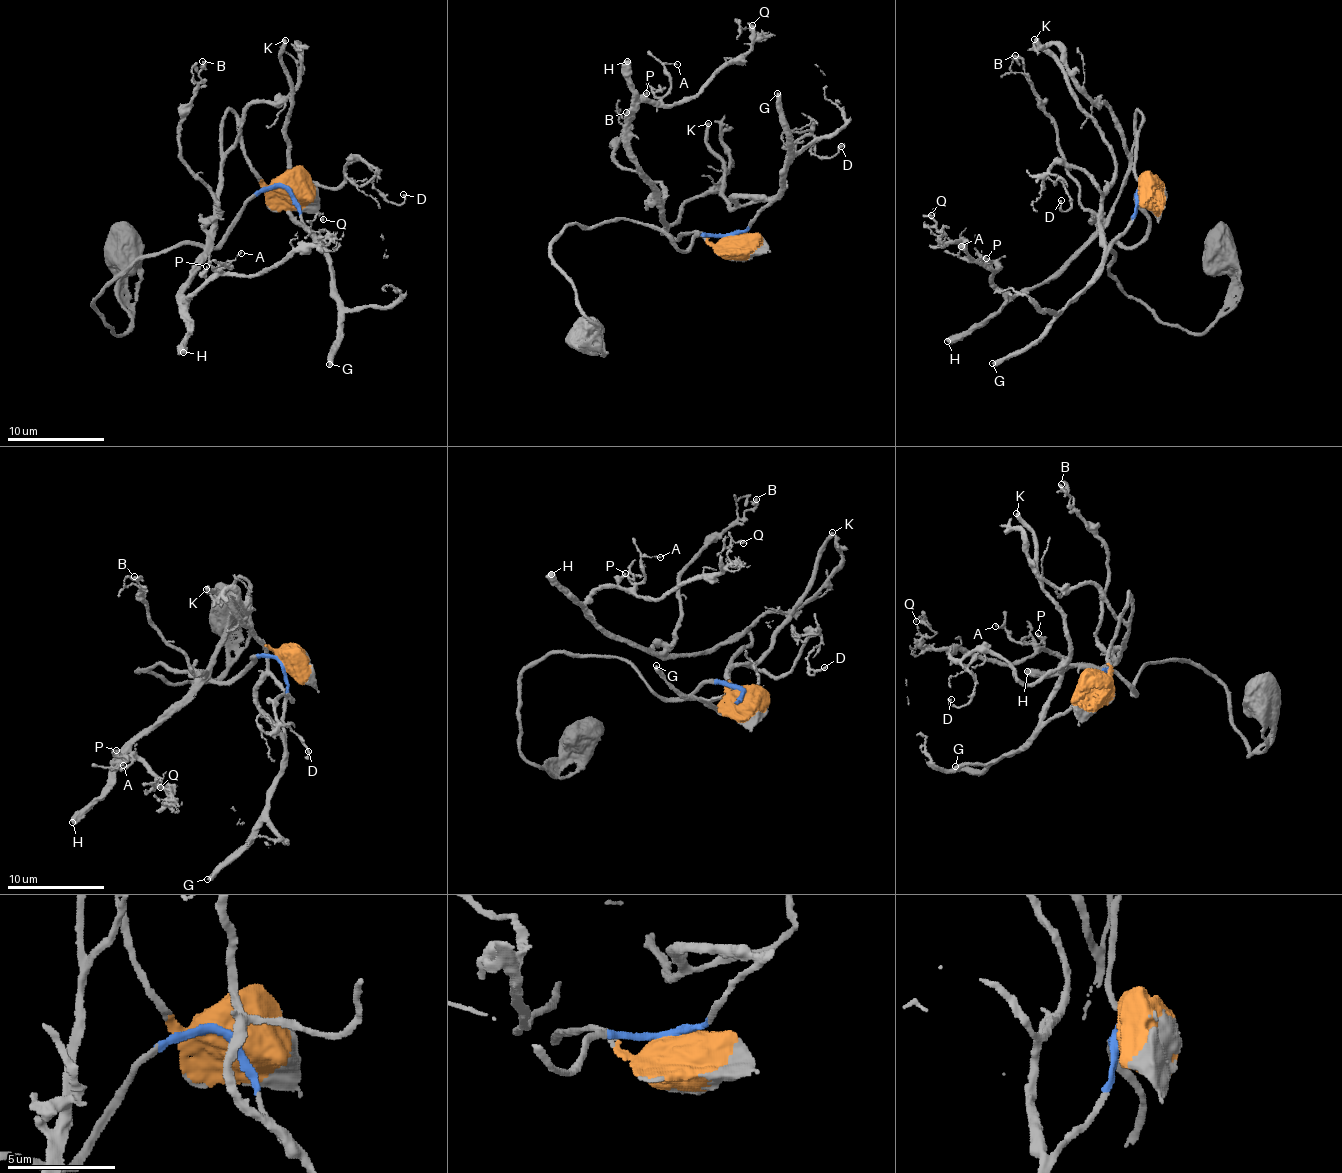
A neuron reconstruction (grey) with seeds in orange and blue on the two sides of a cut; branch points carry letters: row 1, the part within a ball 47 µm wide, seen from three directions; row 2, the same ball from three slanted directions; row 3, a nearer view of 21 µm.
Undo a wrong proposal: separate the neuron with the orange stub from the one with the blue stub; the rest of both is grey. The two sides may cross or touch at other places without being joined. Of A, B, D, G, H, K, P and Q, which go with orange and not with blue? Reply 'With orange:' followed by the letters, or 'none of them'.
With orange: A, B, H, P, Q

